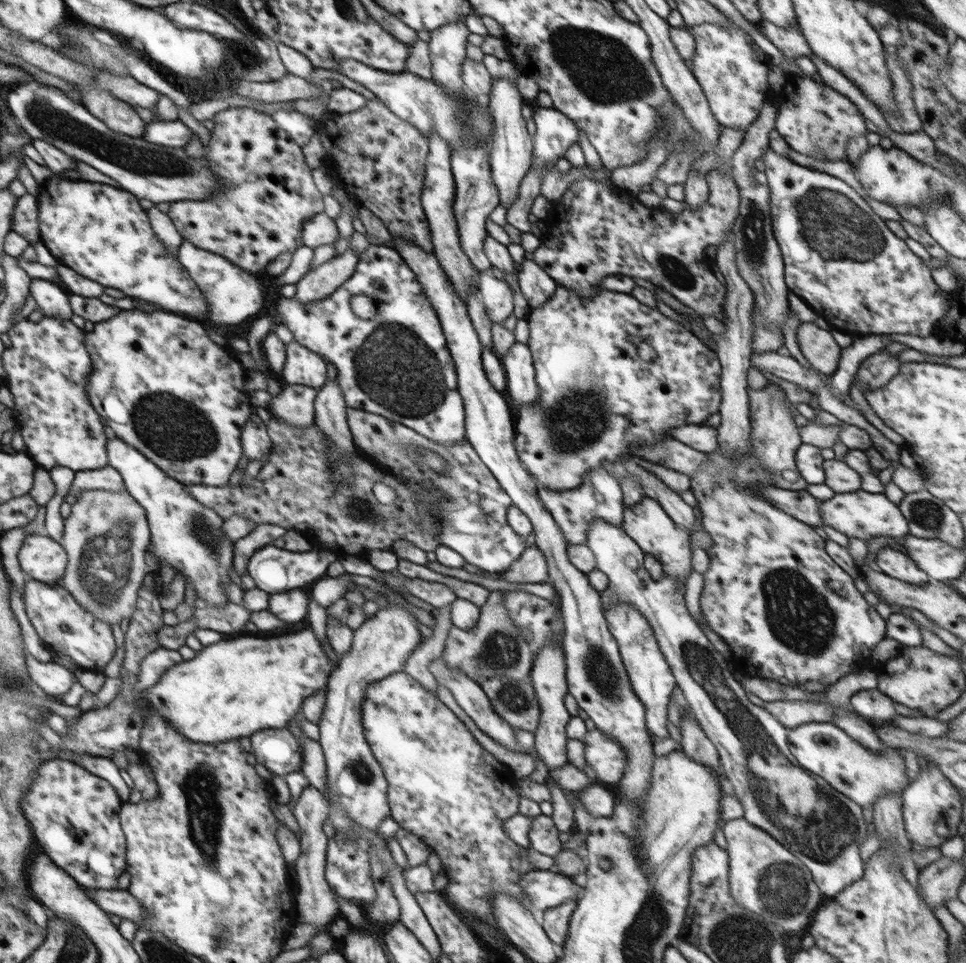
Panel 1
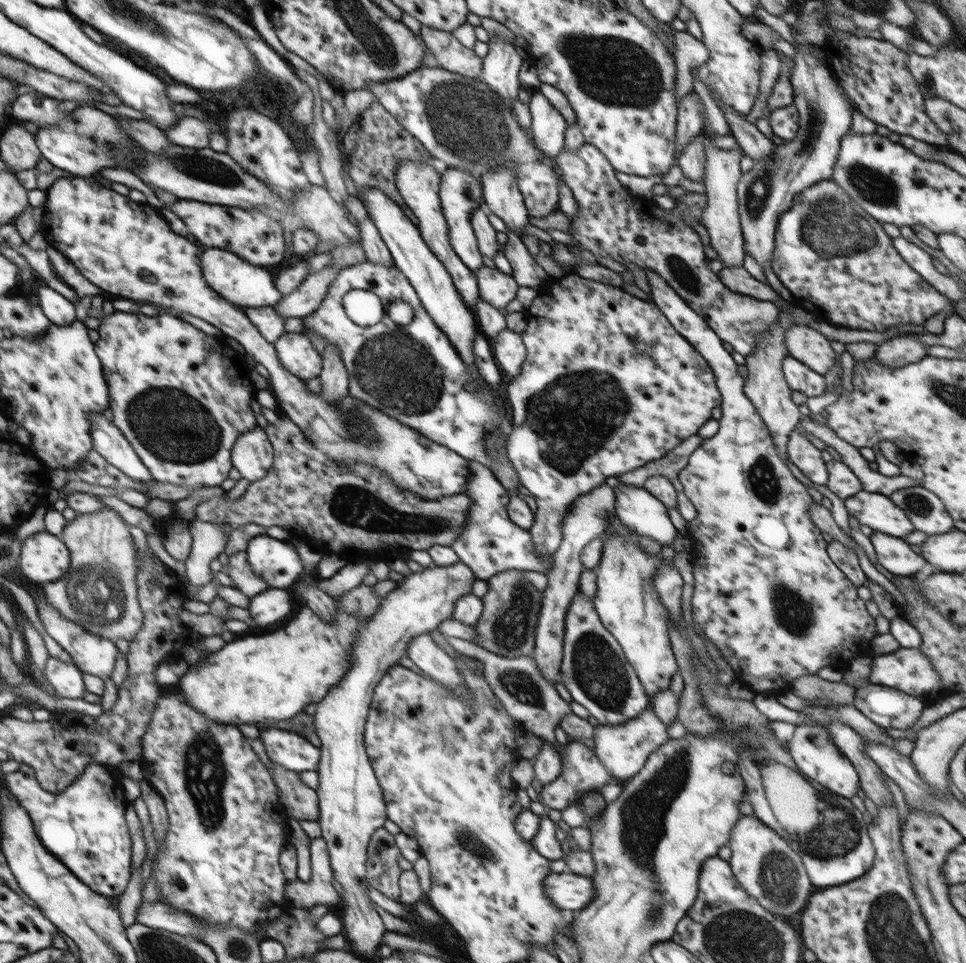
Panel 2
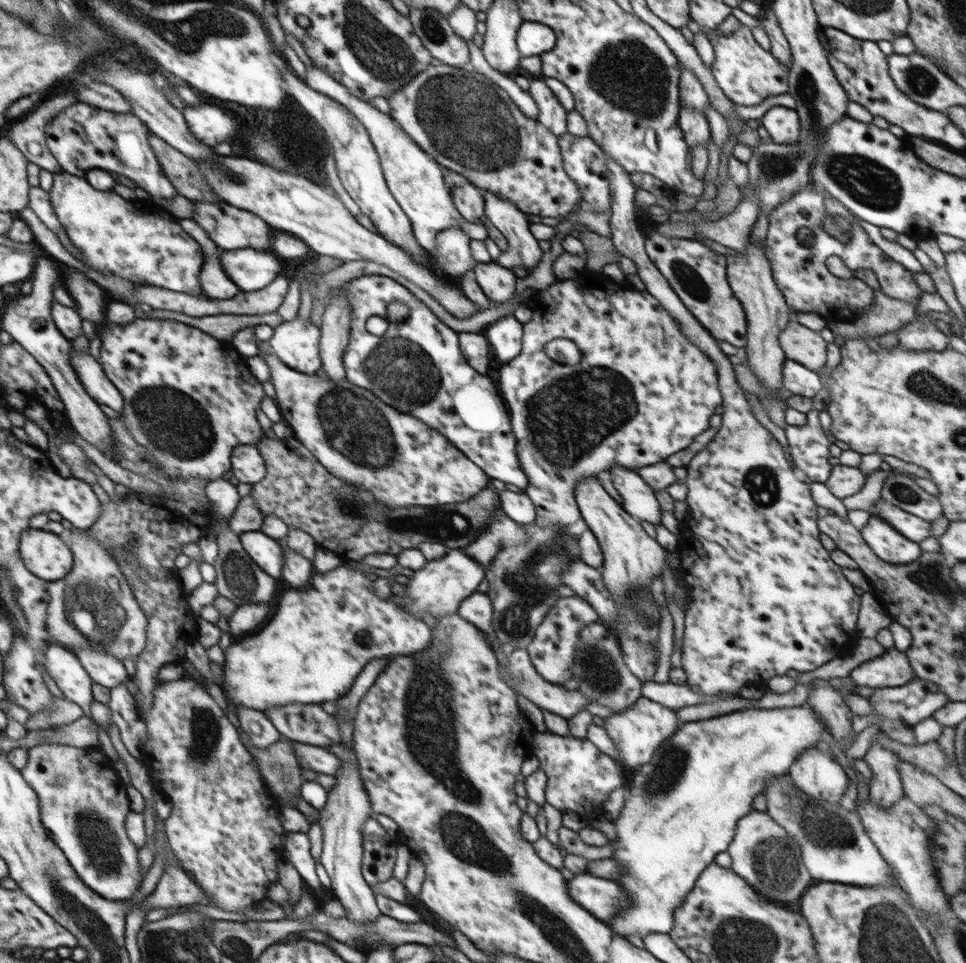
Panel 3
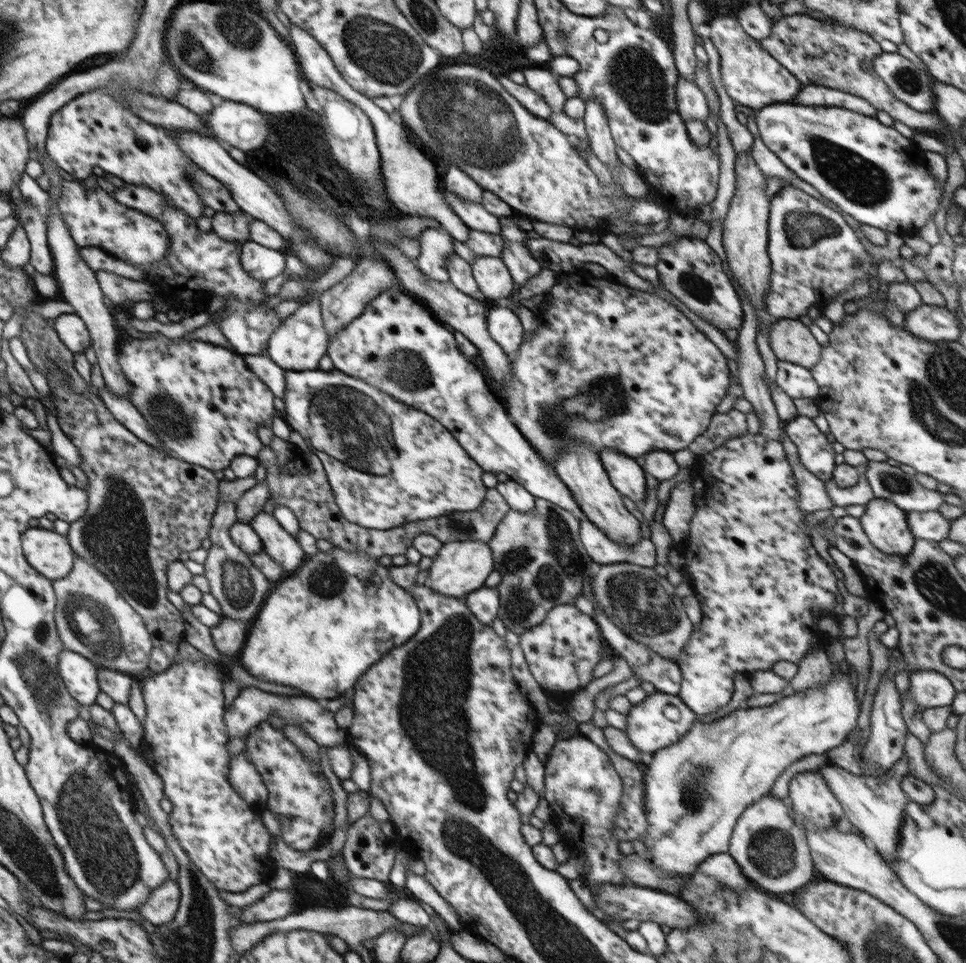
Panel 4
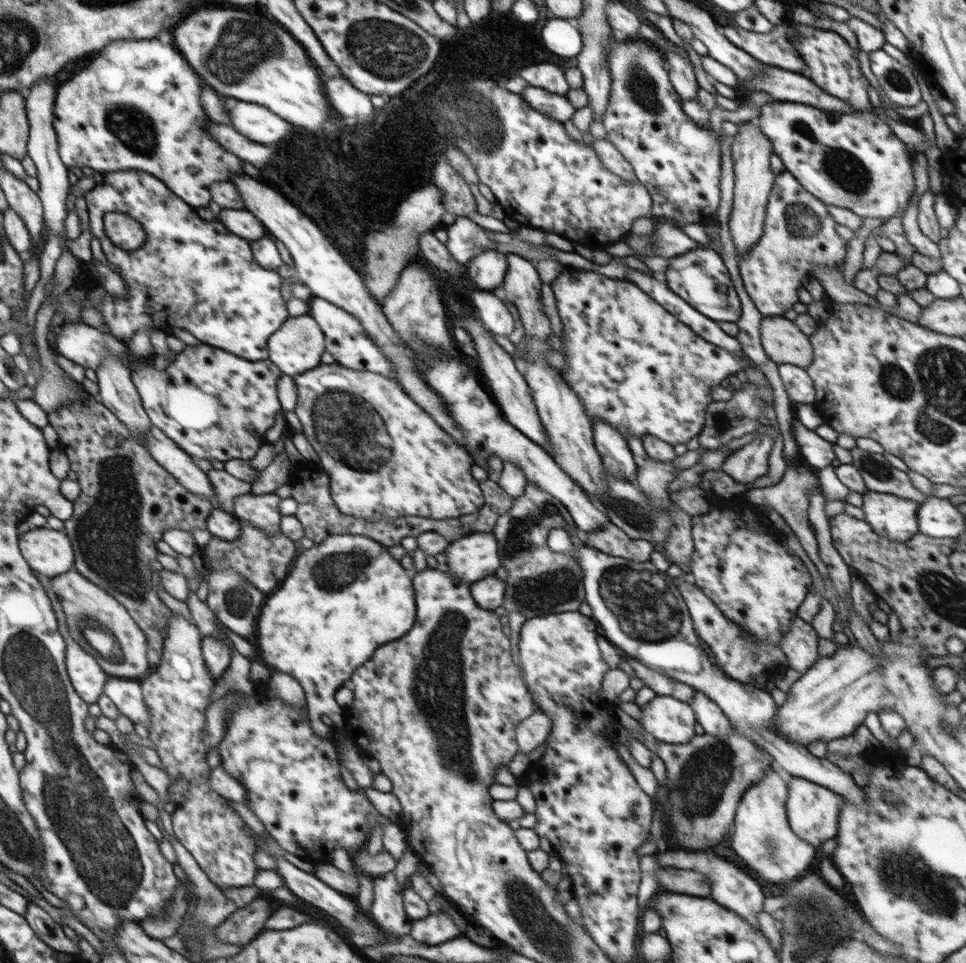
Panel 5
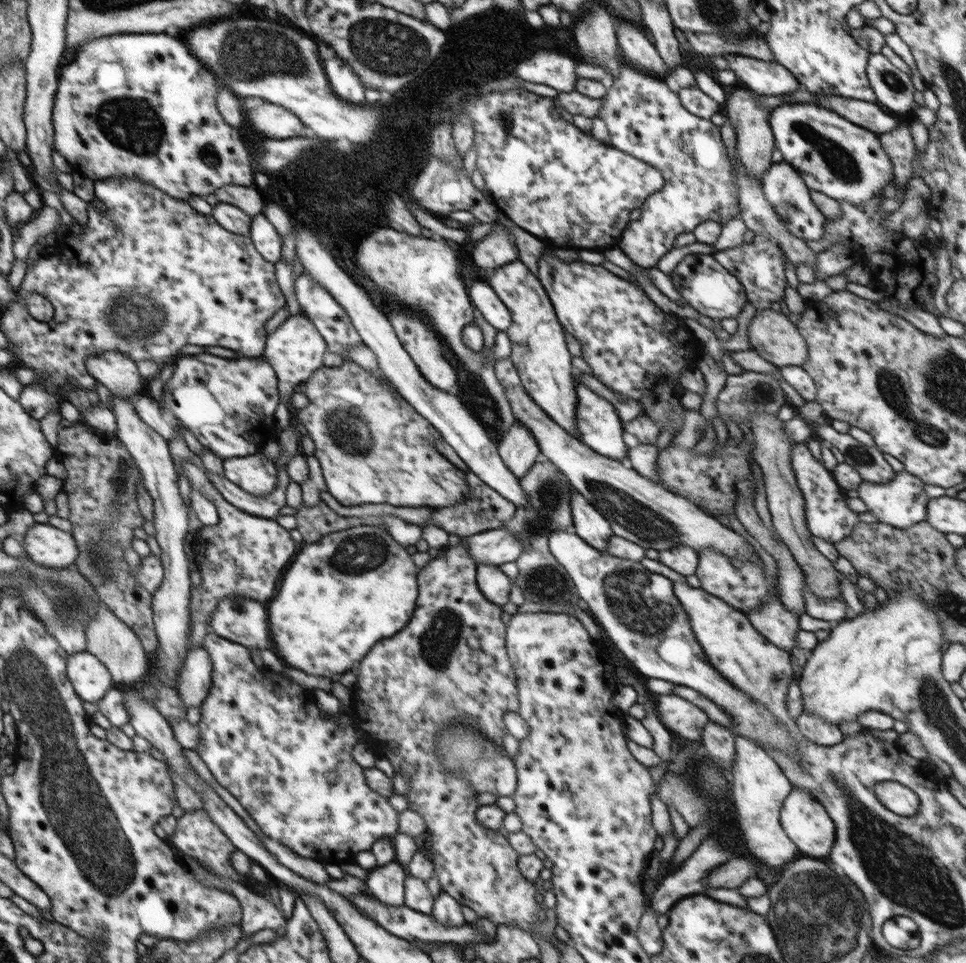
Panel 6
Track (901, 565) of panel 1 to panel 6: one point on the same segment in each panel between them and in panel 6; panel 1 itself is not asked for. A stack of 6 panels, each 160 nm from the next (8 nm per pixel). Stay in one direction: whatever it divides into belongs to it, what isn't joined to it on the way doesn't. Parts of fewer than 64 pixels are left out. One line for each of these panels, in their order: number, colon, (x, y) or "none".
2: (894, 554)
3: (889, 545)
4: (884, 522)
5: (894, 518)
6: (902, 502)

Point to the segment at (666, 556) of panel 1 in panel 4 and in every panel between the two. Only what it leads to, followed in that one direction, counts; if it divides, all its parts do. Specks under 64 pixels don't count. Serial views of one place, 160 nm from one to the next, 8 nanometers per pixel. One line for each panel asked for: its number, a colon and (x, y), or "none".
2: (641, 512)
3: (639, 499)
4: (628, 478)

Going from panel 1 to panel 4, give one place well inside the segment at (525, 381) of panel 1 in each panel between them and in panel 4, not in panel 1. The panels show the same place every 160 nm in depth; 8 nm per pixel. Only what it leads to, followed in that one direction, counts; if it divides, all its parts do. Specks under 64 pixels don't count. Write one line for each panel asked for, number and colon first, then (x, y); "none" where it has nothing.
2: (508, 348)
3: (505, 335)
4: (503, 324)

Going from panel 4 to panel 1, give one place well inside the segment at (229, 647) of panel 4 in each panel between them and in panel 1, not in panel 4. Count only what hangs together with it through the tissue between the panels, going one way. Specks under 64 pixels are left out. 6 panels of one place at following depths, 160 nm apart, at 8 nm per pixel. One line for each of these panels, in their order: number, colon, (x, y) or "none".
1: (291, 606)
2: (271, 606)
3: (245, 619)

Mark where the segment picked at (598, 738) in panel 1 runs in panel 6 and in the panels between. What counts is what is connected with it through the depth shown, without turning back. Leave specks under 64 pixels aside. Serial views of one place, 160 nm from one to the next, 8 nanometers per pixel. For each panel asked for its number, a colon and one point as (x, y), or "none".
2: (623, 749)
3: (643, 727)
4: (662, 719)
5: (669, 720)
6: (683, 718)

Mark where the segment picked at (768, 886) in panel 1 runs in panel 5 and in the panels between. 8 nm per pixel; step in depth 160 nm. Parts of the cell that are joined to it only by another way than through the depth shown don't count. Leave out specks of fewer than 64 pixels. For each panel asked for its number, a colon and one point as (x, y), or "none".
2: (764, 864)
3: (762, 853)
4: (771, 848)
5: (762, 837)

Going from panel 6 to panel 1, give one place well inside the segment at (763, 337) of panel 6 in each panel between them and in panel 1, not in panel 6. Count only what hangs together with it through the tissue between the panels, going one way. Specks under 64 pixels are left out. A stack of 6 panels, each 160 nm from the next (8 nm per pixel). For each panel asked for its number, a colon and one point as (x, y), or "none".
1: (818, 346)
2: (806, 345)
3: (801, 344)
4: (791, 341)
5: (782, 340)

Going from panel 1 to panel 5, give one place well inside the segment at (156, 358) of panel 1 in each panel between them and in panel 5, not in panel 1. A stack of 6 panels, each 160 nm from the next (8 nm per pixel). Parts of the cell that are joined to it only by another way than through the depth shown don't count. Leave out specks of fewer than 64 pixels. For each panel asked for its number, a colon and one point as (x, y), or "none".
2: (181, 397)
3: (189, 399)
4: (205, 405)
5: (213, 404)

